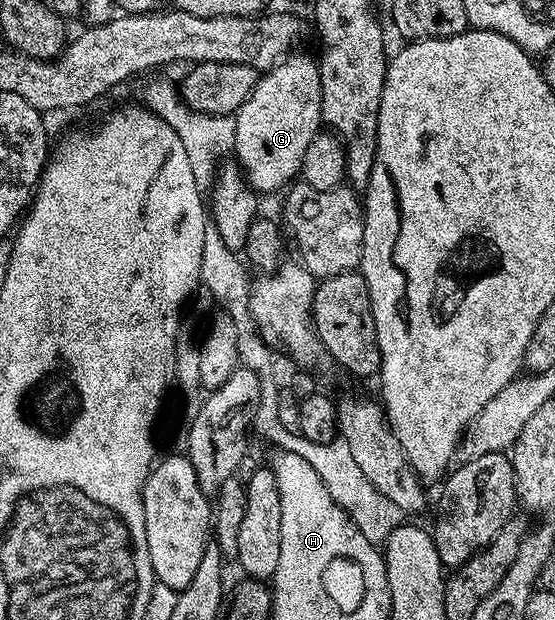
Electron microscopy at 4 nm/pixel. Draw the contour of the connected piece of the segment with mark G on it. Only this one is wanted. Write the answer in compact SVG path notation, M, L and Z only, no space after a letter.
M298 54L287 55L272 70L265 72L235 114L236 133L232 151L234 155L238 154L236 163L242 174L246 176L246 182L258 193L278 190L281 192L287 184L299 178L304 153L308 145L312 145L312 141L323 126L319 60L315 56L313 59L310 55Z

